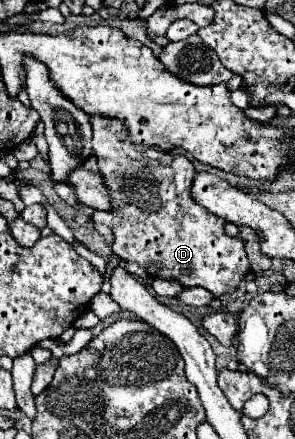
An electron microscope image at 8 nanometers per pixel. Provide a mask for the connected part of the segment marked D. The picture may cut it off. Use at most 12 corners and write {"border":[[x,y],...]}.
{"border":[[90,117],[112,211],[92,221],[150,277],[214,299],[244,245],[190,199],[192,163]]}

